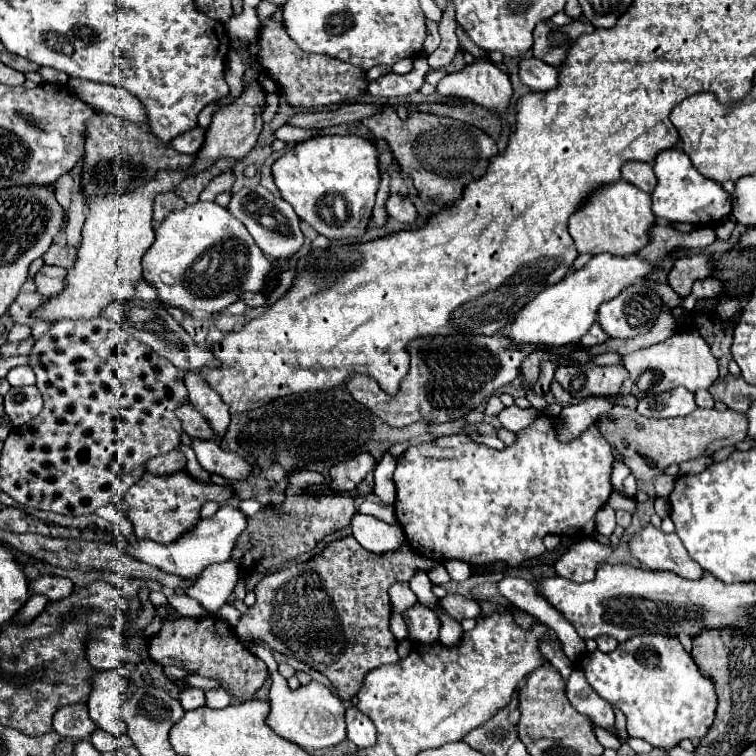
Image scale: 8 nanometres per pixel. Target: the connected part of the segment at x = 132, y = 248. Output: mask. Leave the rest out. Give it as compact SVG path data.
M159 173L155 181L145 187L139 187L133 193L125 195L107 195L107 199L93 199L89 203L89 215L83 225L83 241L79 245L77 263L69 269L67 287L59 297L51 297L35 313L37 317L59 321L59 319L91 319L101 313L111 301L129 301L135 297L135 281L141 279L141 259L145 251L155 241L151 215L153 199L159 193L171 191L187 173Z

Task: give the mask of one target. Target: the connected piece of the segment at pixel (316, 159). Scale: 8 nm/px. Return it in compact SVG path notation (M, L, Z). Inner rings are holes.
M317 135L291 147L283 157L279 157L273 163L271 169L275 185L281 191L281 197L287 203L291 203L295 213L327 239L341 239L341 237L361 237L365 233L365 227L375 205L375 193L381 181L377 165L379 149L371 139L363 139L357 135Z

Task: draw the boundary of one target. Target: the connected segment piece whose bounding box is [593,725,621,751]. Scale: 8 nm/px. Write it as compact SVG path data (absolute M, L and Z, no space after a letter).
M593 725L593 731L595 731L597 741L599 741L603 747L607 747L607 749L615 749L615 751L621 747L621 741L619 741L609 729L603 729L603 727L599 727L599 725Z

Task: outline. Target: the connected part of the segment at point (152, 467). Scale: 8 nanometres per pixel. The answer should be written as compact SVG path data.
M173 449L173 451L165 453L165 455L159 455L159 457L151 459L147 463L147 471L155 473L155 475L169 475L173 471L185 469L185 463L187 463L185 455L179 449Z

